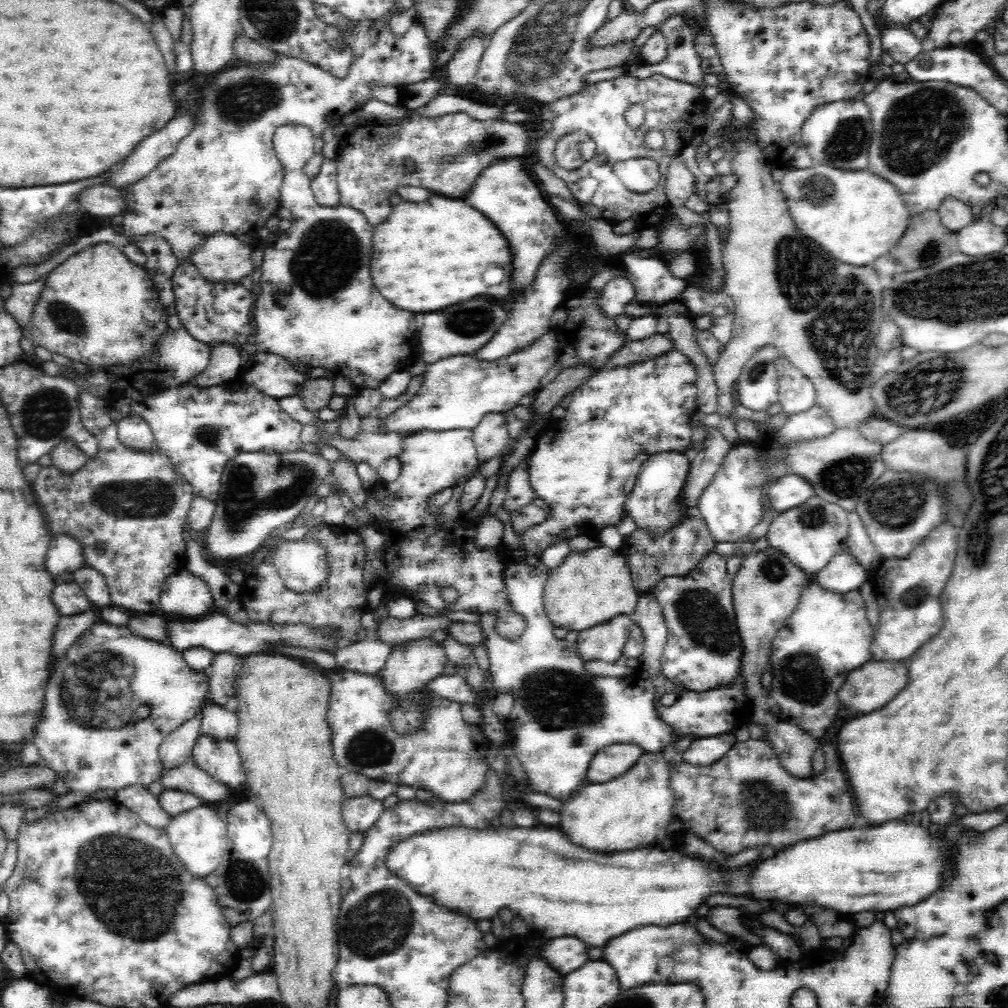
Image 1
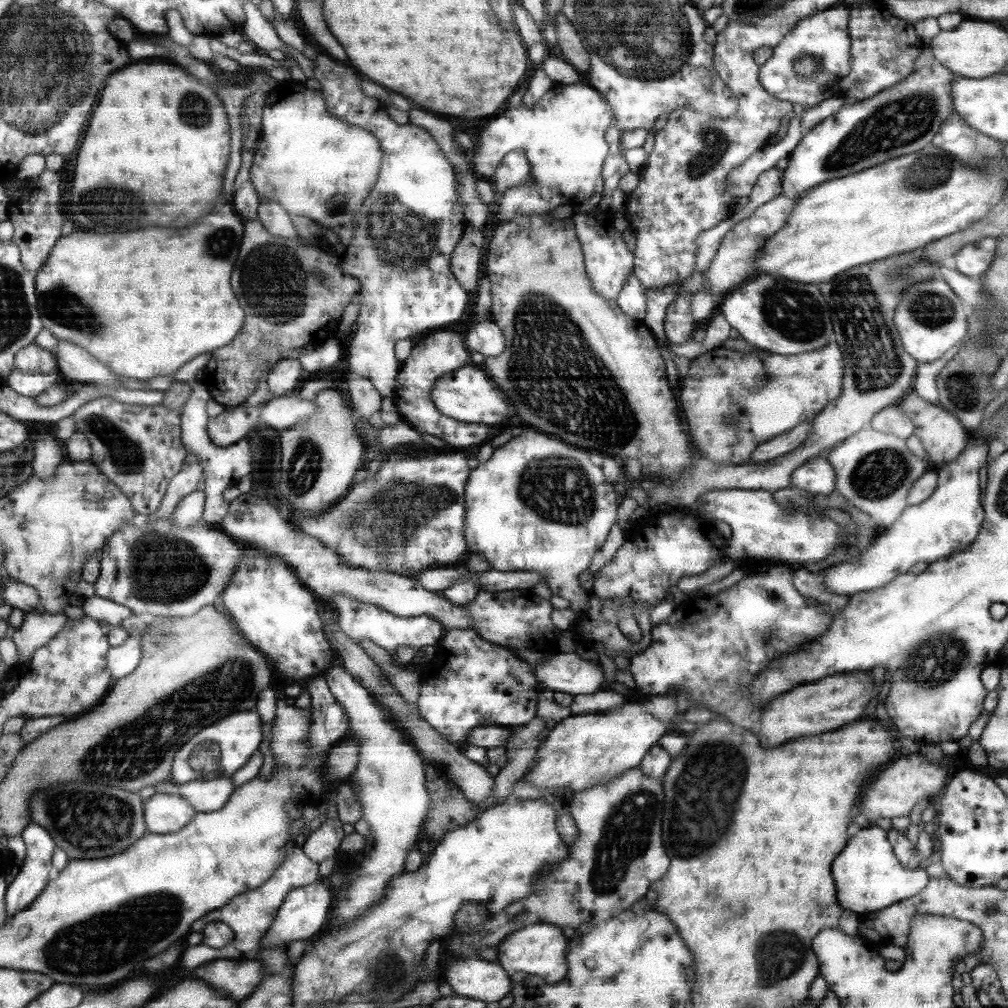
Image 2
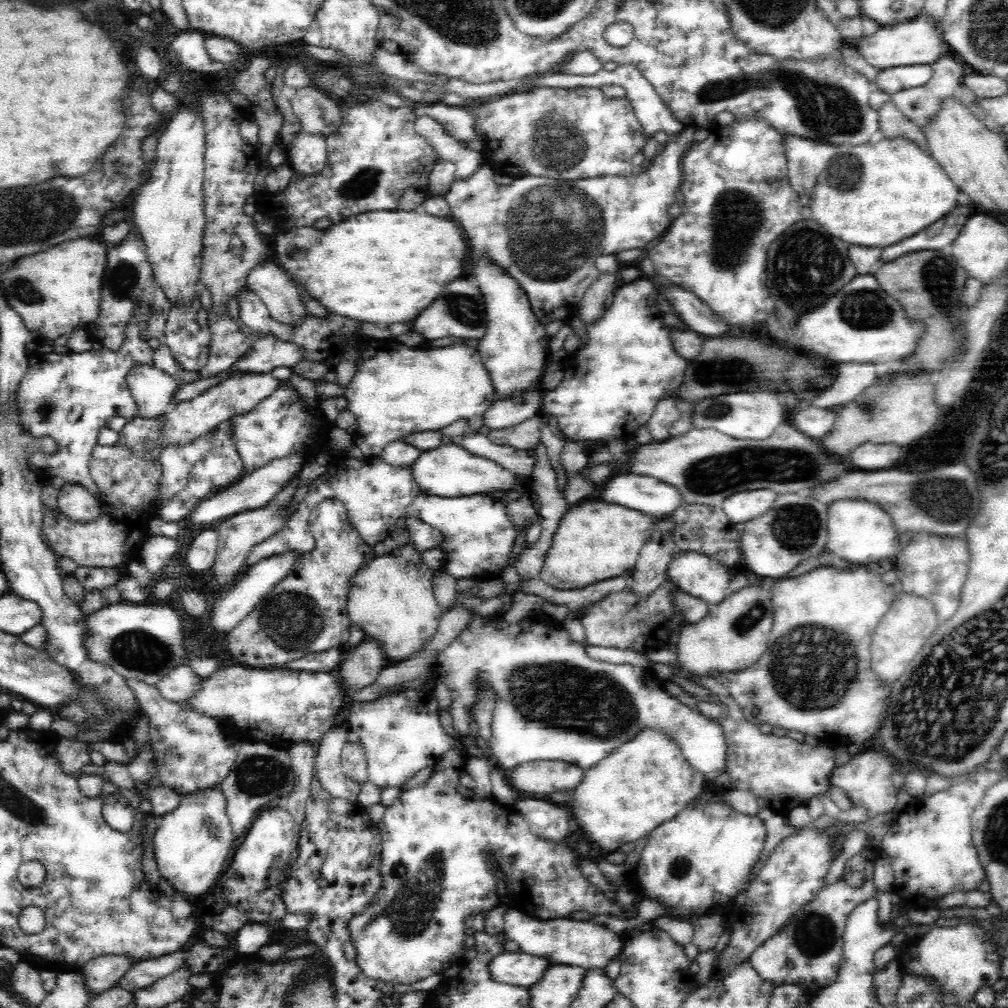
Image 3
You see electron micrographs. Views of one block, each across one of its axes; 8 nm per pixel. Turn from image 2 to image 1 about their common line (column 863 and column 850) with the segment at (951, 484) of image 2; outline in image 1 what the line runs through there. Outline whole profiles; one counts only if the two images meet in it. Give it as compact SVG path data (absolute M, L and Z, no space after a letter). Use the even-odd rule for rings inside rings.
M845 551L834 556L826 567L814 574L812 580L827 591L846 594L860 588L864 580L868 580L866 576L864 567L858 565L850 552Z

